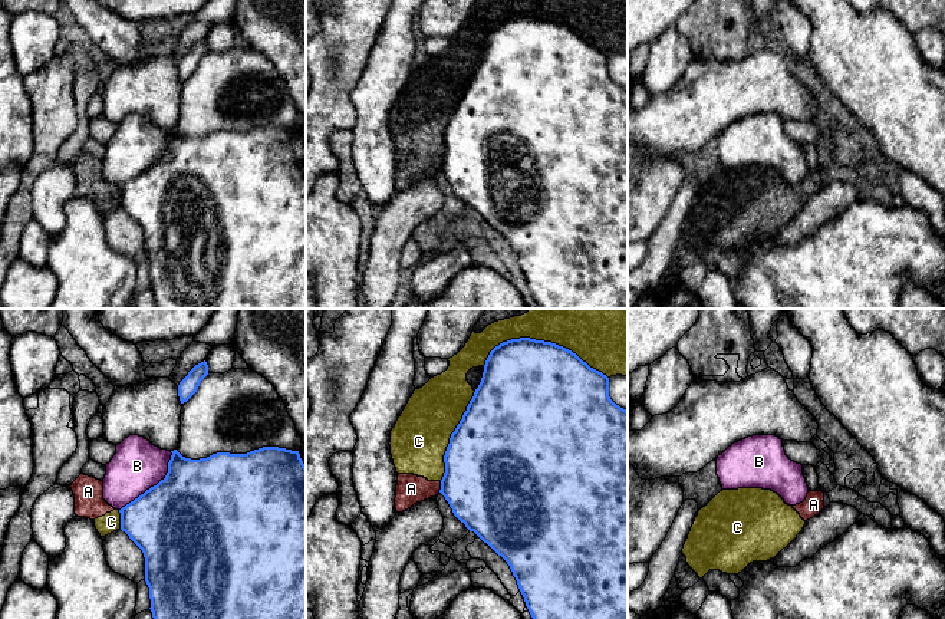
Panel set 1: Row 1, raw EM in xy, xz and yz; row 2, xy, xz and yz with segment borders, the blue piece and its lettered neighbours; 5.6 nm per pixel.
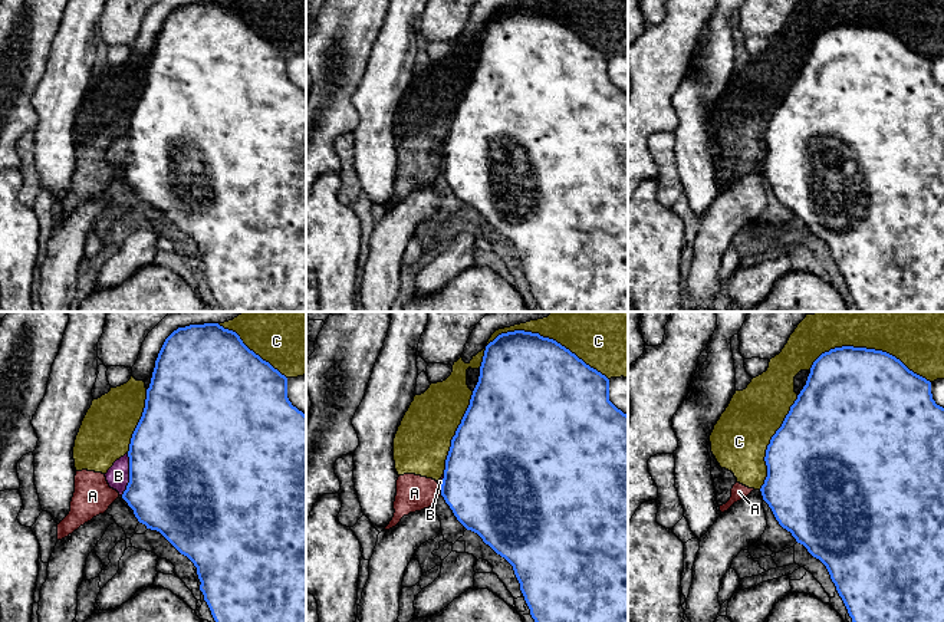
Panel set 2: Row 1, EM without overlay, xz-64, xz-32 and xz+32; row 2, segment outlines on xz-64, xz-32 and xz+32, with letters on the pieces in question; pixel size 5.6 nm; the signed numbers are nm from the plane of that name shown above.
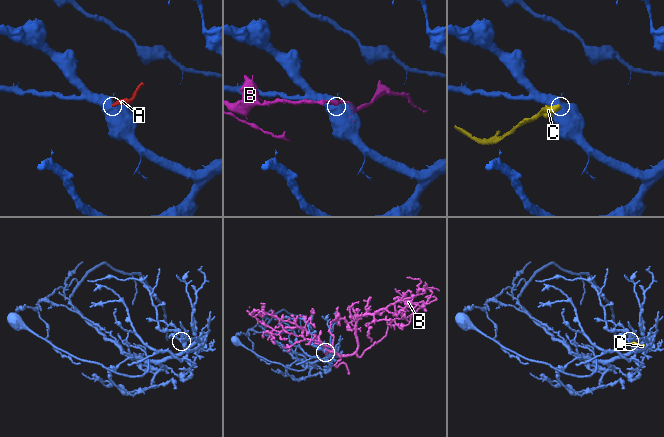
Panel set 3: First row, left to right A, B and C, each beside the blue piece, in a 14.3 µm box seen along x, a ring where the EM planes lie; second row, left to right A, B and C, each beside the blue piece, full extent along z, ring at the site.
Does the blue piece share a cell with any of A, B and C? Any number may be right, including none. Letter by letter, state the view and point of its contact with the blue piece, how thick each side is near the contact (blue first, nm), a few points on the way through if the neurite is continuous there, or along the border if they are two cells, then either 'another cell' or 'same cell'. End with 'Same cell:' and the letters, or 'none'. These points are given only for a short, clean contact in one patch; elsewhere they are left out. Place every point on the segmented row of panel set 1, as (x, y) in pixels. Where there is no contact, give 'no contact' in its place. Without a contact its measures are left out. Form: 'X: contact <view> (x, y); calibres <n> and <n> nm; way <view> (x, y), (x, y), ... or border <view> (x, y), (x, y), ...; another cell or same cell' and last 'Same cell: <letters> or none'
A: contact xz (441, 487); calibres 480 and 160 nm; border xz (441, 481), (438, 491); another cell
B: contact xy (154, 486); calibres 500 and 280 nm; another cell
C: contact xz (543, 341); calibres 500 and 440 nm; another cell
Same cell: none

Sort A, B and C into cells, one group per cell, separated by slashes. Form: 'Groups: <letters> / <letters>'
Groups: A C / B

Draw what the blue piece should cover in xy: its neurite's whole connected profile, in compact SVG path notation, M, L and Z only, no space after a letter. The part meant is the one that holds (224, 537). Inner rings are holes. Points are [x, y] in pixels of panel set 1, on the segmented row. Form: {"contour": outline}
{"contour": "M263 447L247 454L217 452L191 460L171 451L168 473L157 485L119 510L121 530L142 550L154 619L306 619L306 465L299 451Z"}

